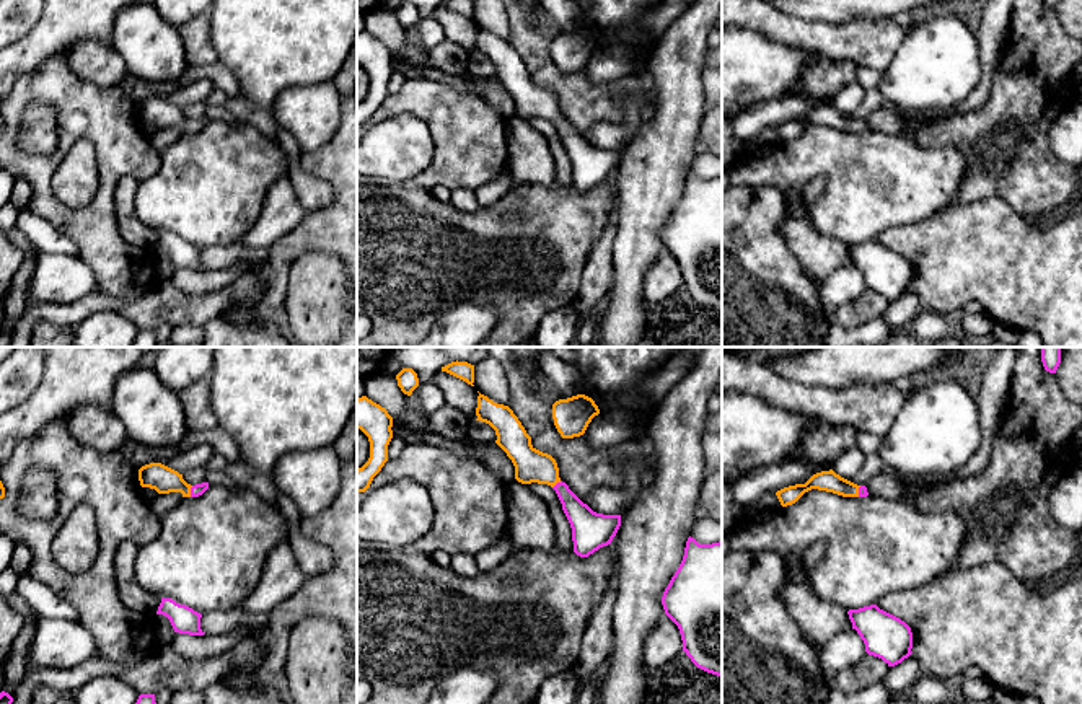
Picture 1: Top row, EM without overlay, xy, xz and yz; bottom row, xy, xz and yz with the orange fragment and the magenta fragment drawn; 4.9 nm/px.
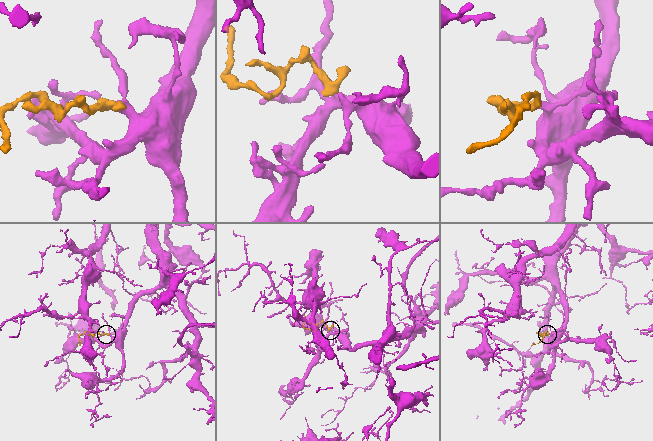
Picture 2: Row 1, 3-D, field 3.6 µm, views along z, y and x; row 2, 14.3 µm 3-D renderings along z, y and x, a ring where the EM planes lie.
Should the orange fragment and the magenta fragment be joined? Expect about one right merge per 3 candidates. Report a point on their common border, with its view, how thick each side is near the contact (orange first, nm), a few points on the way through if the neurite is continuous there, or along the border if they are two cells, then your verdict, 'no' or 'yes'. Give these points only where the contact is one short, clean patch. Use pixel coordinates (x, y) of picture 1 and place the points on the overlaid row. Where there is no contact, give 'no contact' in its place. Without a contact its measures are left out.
xy (189, 491) | 140/60 nm | across xy (163, 479), (189, 491), (197, 489) | yes

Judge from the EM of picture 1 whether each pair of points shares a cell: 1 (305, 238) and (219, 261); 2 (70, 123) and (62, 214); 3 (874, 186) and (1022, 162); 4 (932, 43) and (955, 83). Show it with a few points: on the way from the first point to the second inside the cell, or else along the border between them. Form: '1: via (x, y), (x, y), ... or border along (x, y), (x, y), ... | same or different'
1: border along (268, 250), (268, 256), (251, 269) | different
2: via (64, 145), (43, 170), (43, 193) | same
3: border along (955, 145), (963, 155), (967, 175), (947, 206) | different
4: via (939, 52), (939, 67), (945, 74) | same

